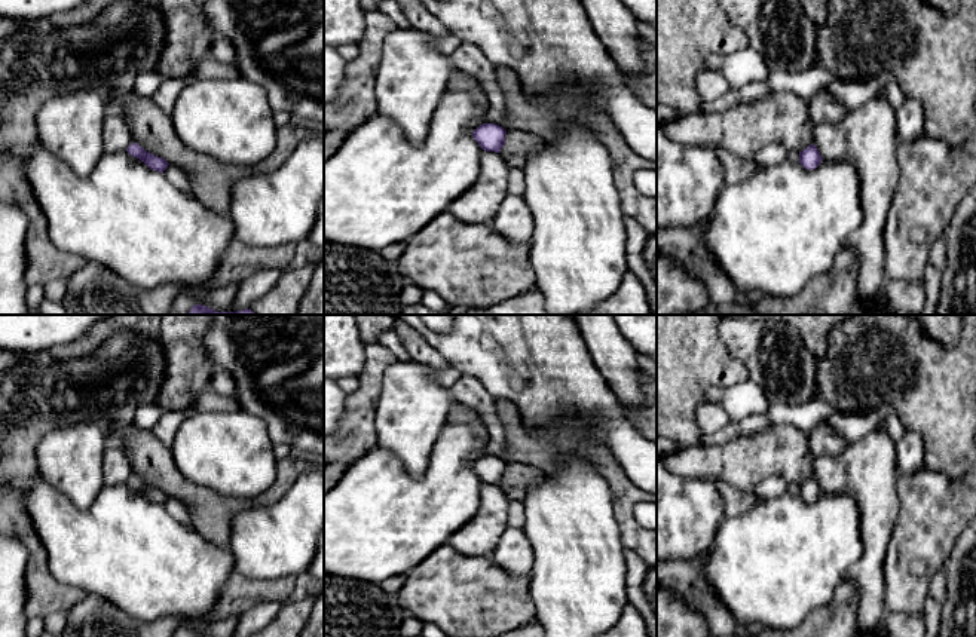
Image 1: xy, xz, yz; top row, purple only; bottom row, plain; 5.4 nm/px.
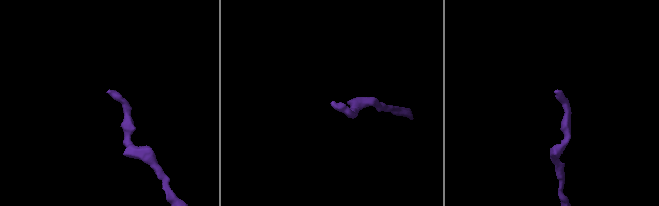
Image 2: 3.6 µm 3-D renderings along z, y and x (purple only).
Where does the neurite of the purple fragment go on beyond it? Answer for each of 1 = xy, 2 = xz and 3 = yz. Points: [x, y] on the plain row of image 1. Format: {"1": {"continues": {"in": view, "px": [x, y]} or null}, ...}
{"1": {"continues": null}, "2": {"continues": null}, "3": {"continues": null}}

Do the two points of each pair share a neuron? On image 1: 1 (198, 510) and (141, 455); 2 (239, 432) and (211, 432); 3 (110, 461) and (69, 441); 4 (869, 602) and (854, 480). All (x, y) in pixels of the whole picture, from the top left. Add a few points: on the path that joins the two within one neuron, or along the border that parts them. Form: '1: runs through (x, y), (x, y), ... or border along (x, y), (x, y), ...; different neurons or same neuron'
1: runs through (184, 495), (156, 466); same neuron
2: runs through (232, 432), (219, 432); same neuron
3: border along (109, 440), (103, 456), (104, 483); different neurons
4: runs through (871, 572), (874, 557), (874, 510); same neuron

